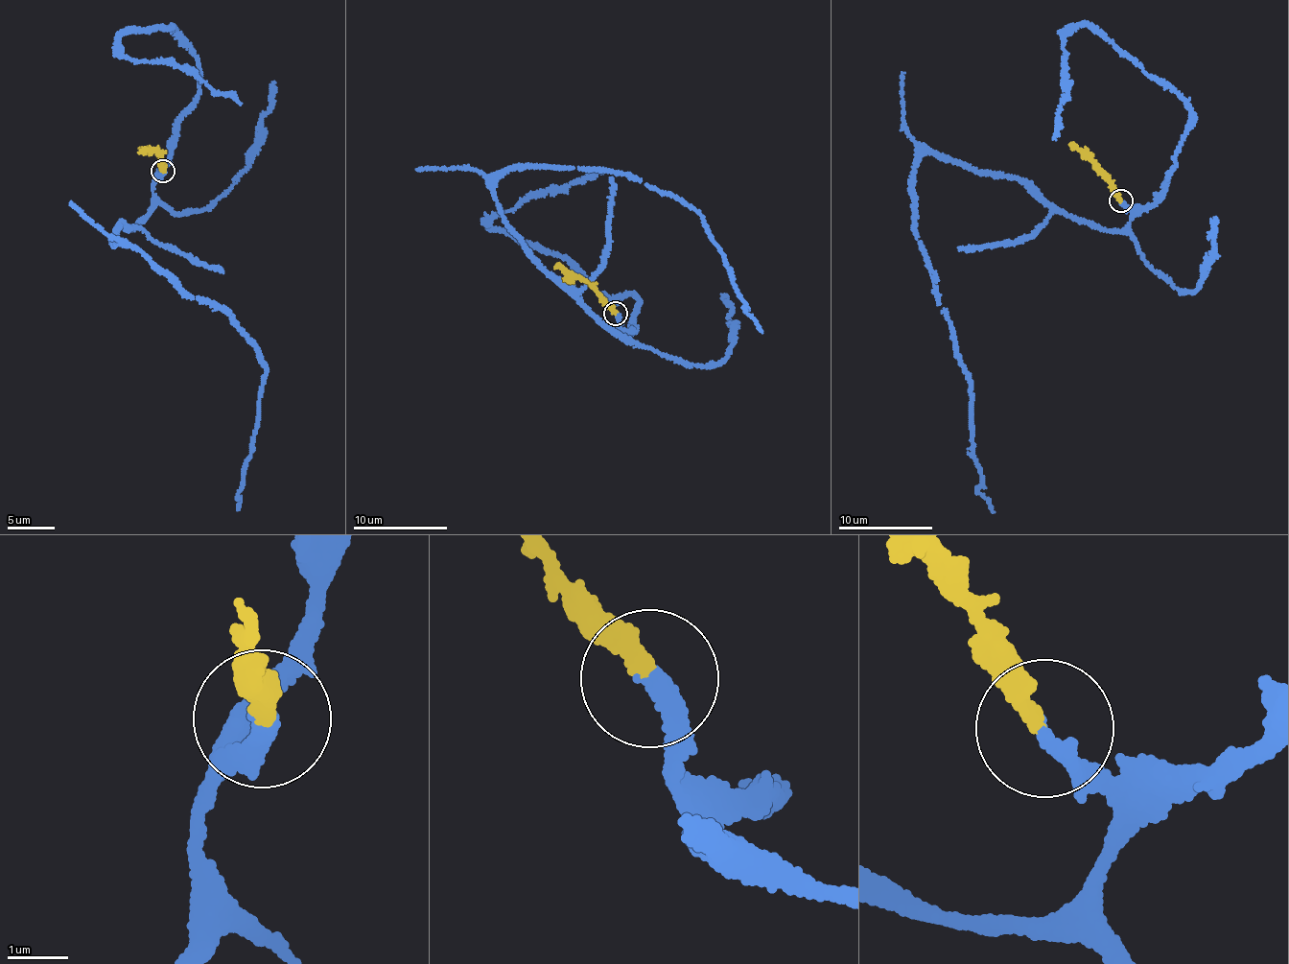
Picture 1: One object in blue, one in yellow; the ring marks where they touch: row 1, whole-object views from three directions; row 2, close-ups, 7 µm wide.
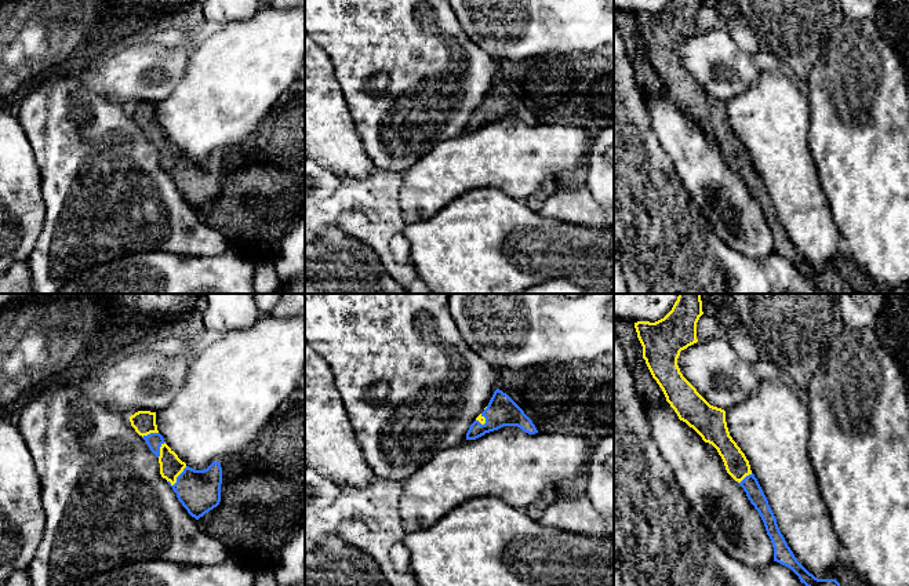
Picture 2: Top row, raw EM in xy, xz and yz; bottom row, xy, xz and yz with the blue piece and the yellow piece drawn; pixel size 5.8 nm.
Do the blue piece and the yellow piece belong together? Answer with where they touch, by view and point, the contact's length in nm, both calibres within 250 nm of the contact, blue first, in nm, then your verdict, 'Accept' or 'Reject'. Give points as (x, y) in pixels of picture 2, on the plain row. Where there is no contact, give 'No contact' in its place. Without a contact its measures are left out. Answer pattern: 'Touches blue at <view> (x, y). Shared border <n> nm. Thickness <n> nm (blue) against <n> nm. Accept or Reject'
Touches blue at xy (177, 170). Shared border 150 nm. Thickness 260 nm (blue) against 140 nm. Accept

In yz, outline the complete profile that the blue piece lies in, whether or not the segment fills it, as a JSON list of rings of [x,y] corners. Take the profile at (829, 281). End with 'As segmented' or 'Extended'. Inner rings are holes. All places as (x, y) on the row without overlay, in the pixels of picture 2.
[[[672,0],[663,10],[637,12],[635,19],[643,37],[643,50],[666,92],[679,110],[692,119],[721,148],[727,164],[743,179],[759,203],[774,239],[774,252],[790,259],[807,279],[826,294],[850,294],[836,270],[818,270],[795,248],[781,225],[768,192],[750,161],[749,152],[730,127],[726,102],[710,97],[683,68],[677,57],[680,43],[698,33],[697,14],[702,0]]]. Extended

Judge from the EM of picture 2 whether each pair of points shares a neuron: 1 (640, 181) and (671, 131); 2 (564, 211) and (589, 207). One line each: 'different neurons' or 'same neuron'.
1: different neurons
2: same neuron

